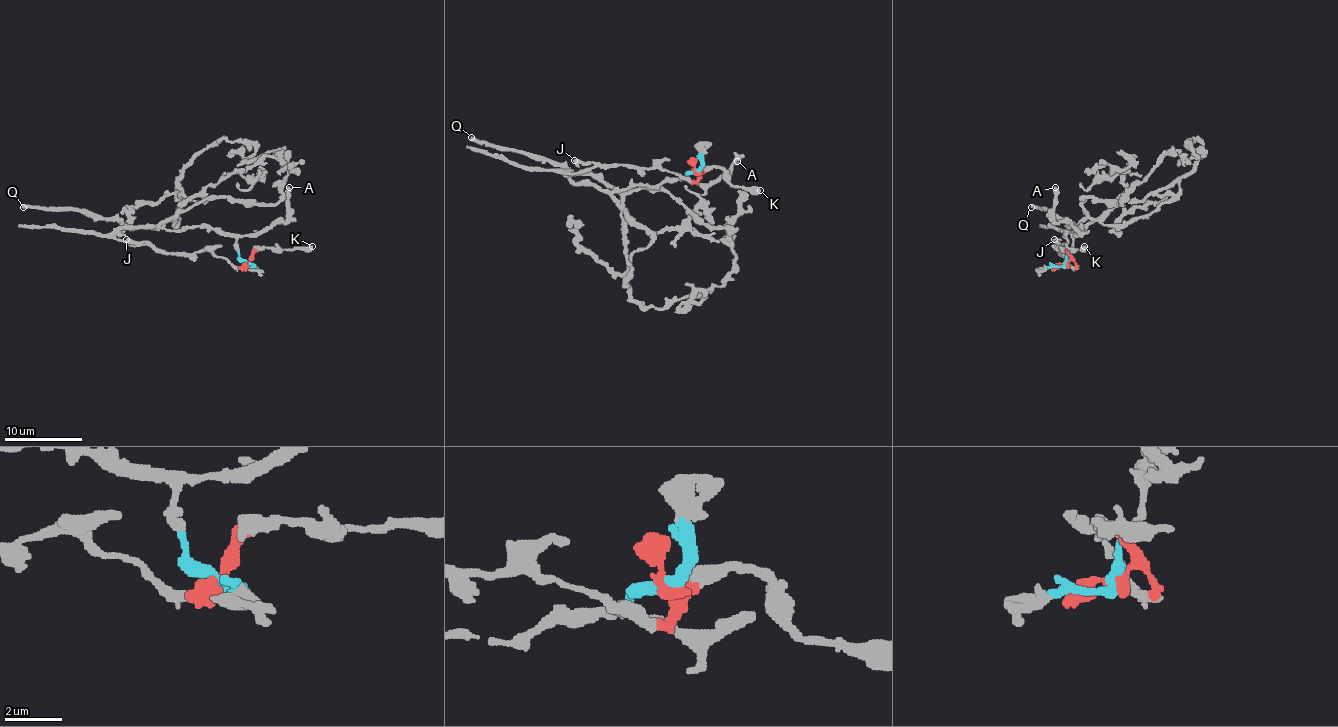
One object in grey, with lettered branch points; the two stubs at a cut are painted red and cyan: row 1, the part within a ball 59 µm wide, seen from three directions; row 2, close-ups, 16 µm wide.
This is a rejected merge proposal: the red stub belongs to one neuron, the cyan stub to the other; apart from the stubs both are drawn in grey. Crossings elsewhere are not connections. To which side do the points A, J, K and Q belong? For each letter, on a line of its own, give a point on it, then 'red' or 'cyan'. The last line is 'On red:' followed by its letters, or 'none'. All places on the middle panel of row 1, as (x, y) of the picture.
A: at (737, 161); cyan
J: at (574, 160); red
K: at (760, 190); red
Q: at (471, 137); cyan
On red: J, K

